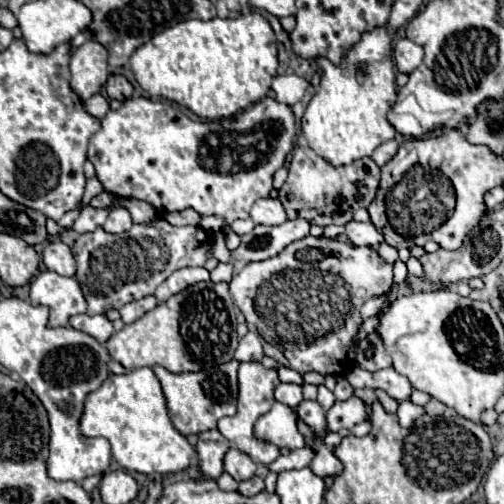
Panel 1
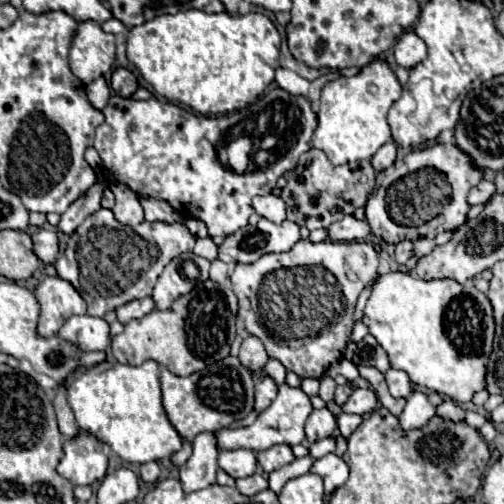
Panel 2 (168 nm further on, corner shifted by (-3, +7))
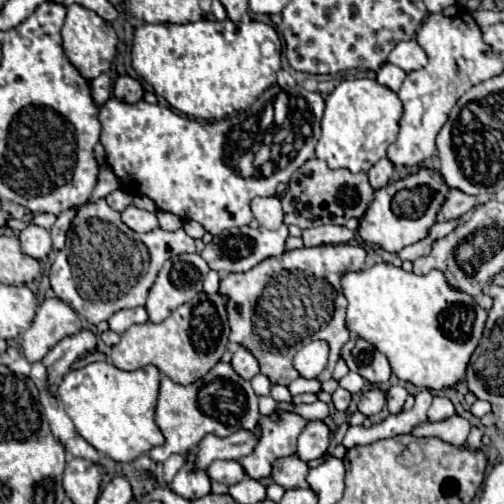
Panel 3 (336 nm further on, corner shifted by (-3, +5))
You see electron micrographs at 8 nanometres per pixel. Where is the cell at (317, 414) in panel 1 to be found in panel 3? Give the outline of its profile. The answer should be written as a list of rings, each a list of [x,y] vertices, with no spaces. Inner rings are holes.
[[[312,420],[298,436],[298,456],[308,462],[320,458],[330,442],[330,428],[322,420]]]

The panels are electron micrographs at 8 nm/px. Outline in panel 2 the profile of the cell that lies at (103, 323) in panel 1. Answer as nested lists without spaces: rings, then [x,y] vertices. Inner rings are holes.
[[[72,316],[58,330],[58,336],[70,344],[76,344],[82,352],[106,350],[110,346],[110,330],[104,318]]]

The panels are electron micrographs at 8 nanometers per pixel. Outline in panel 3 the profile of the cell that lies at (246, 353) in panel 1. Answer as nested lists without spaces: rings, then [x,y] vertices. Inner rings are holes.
[[[240,346],[240,348],[234,352],[232,366],[234,366],[234,370],[236,370],[242,378],[246,378],[246,380],[250,380],[252,376],[256,376],[256,374],[260,372],[258,360],[256,360],[254,354],[250,354],[250,350],[246,350],[244,346]]]

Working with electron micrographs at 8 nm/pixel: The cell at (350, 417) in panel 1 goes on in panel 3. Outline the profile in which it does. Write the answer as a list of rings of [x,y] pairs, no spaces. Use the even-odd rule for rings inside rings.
[[[366,390],[358,400],[358,410],[364,416],[374,416],[384,408],[384,404],[386,404],[386,394],[382,390]]]

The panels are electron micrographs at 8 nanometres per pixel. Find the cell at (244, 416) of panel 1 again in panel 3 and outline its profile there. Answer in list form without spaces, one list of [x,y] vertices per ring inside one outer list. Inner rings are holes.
[[[292,454],[286,458],[278,458],[278,462],[274,462],[272,480],[284,488],[294,488],[294,486],[304,488],[308,486],[306,472],[308,472],[306,462],[302,462],[296,454]]]

